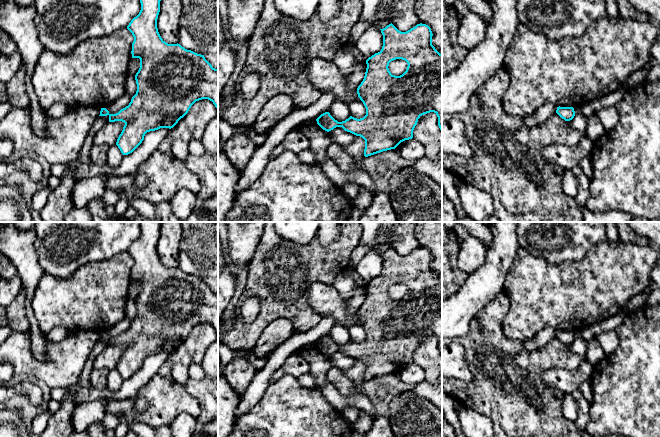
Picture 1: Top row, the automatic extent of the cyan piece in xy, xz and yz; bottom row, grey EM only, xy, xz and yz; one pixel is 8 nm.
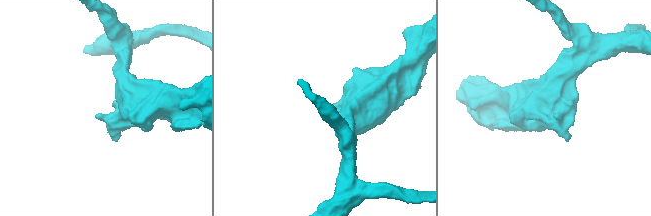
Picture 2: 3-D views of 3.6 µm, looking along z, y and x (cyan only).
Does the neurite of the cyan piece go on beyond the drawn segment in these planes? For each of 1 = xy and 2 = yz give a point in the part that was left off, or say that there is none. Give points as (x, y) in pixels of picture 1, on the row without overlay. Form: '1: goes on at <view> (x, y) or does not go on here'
1: does not go on here
2: does not go on here

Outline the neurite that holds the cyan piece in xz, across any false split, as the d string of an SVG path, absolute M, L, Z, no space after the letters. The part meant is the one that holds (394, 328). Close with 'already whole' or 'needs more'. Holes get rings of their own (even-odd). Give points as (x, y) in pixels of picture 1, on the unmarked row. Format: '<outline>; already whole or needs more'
M391 247L380 254L383 259L382 273L366 284L365 300L357 312L366 339L360 343L350 340L338 346L329 336L325 336L316 343L317 348L327 356L342 351L362 361L365 364L365 381L395 373L401 366L412 363L418 343L424 338L434 336L442 355L442 278L432 269L431 252L420 247L401 256ZM396 283L405 284L408 288L400 300L392 299L388 292L389 287Z; already whole

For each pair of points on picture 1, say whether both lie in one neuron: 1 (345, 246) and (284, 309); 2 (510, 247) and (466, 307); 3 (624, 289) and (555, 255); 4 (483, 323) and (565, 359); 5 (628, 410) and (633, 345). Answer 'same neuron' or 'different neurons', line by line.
1: same neuron
2: same neuron
3: different neurons
4: same neuron
5: same neuron

